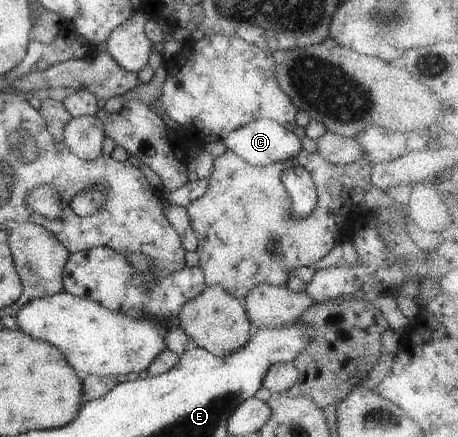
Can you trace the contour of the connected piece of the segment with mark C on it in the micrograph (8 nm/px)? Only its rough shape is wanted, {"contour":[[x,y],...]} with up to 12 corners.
{"contour":[[264,118],[223,146],[253,166],[293,158],[299,137]]}

